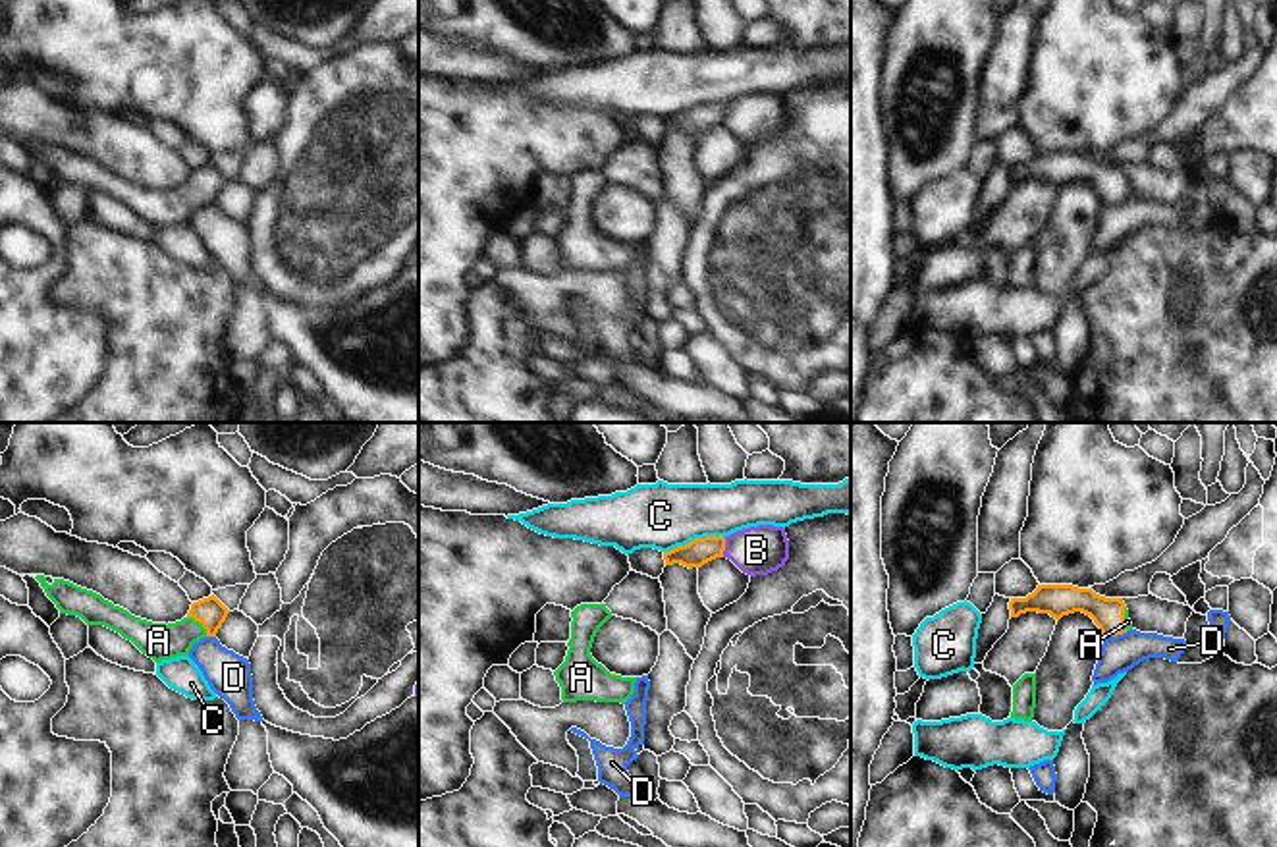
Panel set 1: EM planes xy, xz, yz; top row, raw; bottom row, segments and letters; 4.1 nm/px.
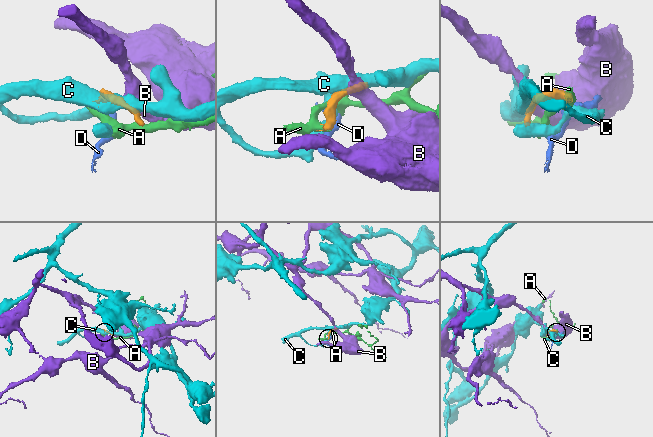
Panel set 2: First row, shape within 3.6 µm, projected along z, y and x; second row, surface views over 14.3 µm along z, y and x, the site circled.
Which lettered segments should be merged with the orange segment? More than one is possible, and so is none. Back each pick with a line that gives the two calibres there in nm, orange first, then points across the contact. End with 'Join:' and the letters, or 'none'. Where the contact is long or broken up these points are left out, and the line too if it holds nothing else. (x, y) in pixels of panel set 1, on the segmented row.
A: 120 nm thick on the orange side, 160 nm on the other; runs through xy (211, 612), (199, 622), (178, 639), (159, 641)
Join: A

